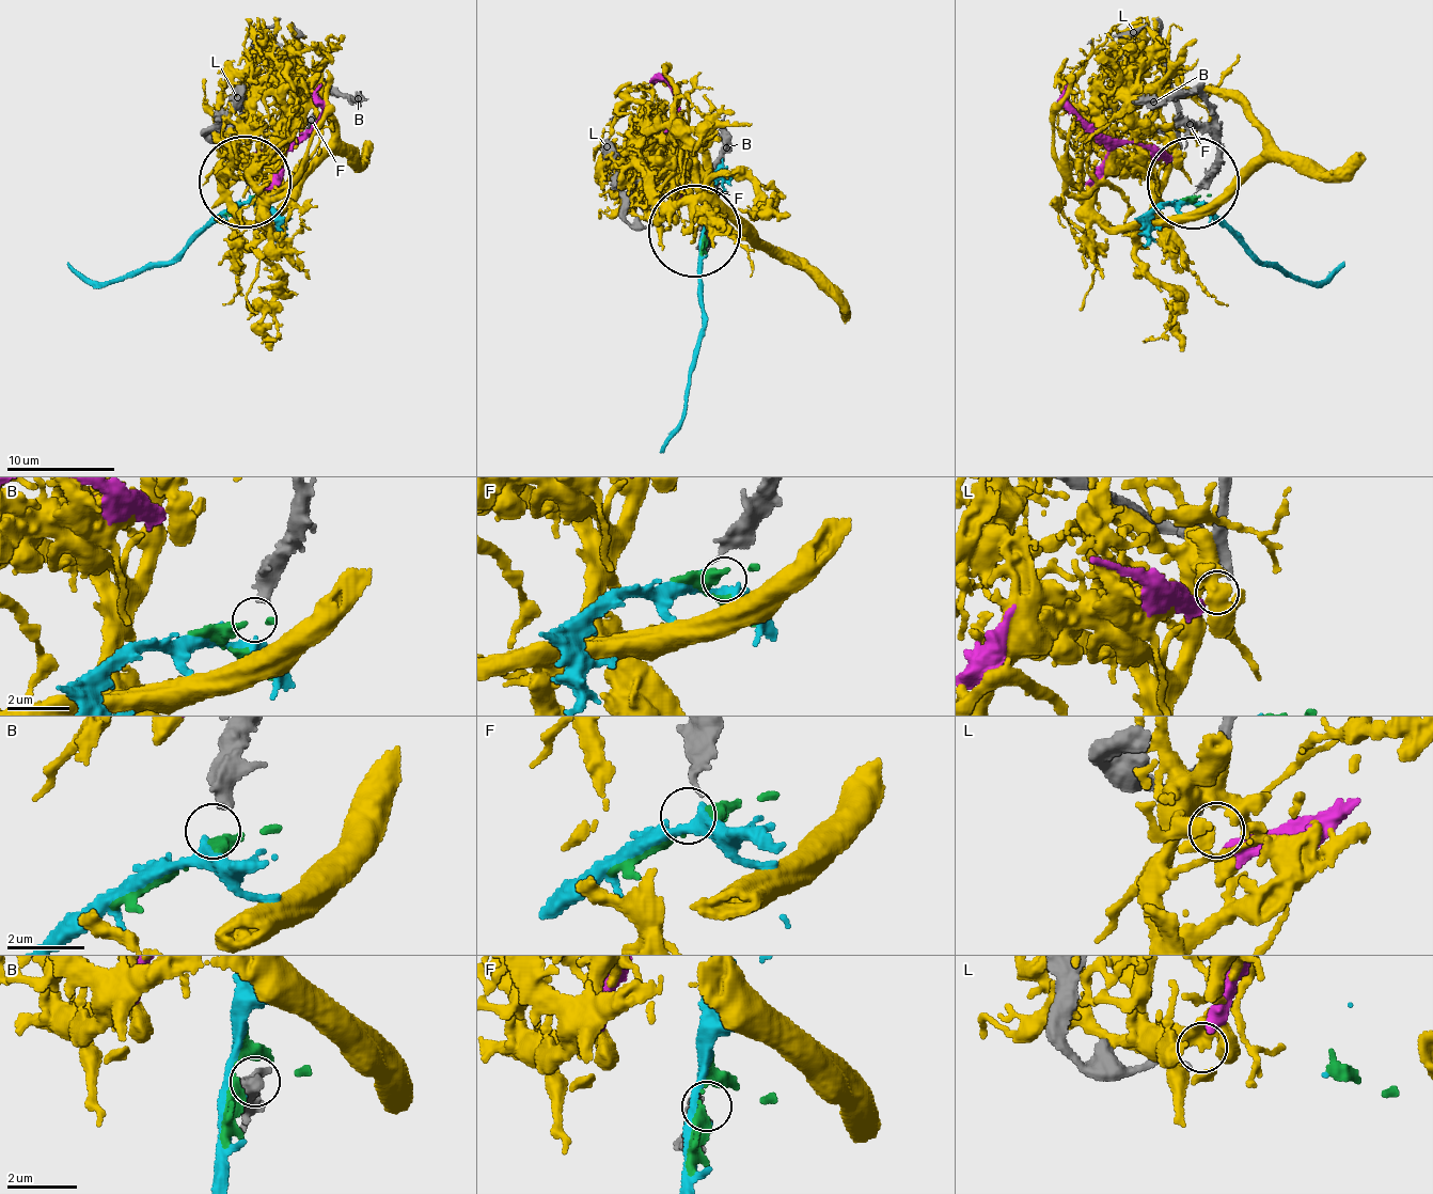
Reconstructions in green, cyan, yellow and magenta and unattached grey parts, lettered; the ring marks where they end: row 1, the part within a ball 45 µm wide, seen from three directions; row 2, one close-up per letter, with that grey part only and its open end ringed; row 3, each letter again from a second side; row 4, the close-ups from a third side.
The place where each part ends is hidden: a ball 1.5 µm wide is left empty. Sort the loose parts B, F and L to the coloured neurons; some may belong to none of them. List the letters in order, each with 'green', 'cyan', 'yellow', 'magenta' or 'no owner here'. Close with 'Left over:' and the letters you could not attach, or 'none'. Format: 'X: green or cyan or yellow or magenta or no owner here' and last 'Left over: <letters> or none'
B: no owner here
F: cyan
L: magenta
Left over: B

